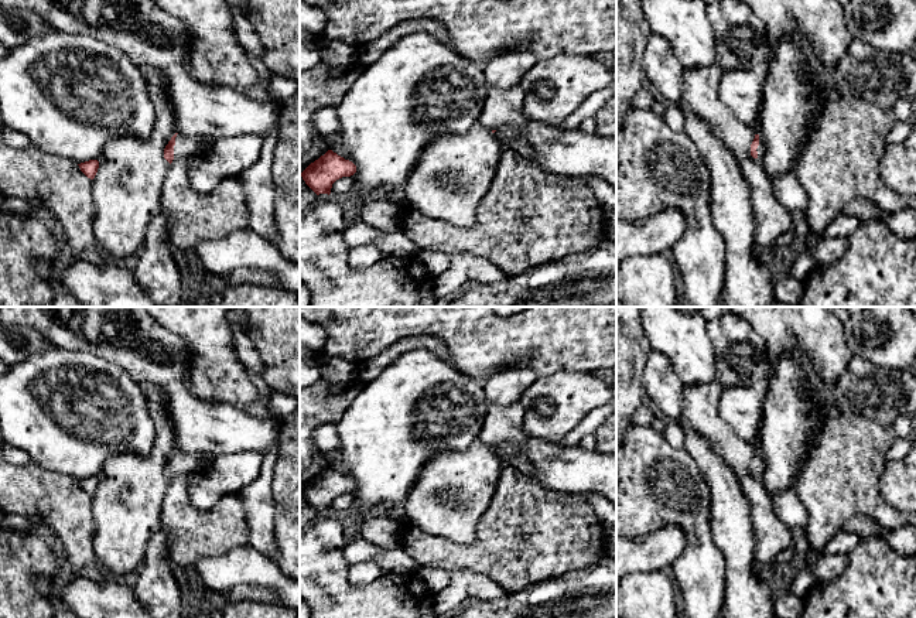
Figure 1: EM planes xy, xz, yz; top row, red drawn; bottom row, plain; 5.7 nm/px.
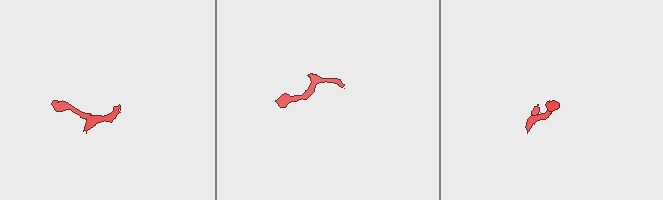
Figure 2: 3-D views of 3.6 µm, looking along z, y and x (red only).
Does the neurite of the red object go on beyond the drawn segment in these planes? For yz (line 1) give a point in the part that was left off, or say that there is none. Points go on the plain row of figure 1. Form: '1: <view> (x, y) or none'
1: yz (761, 467)

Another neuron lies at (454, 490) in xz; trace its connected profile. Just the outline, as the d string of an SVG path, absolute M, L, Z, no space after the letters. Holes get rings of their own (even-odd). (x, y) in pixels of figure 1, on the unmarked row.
M479 438L466 451L434 454L401 503L404 519L427 535L472 543L503 467L505 461Z

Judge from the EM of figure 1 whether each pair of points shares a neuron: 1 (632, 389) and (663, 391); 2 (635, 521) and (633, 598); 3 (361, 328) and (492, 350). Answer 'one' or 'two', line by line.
1: two
2: two
3: one

